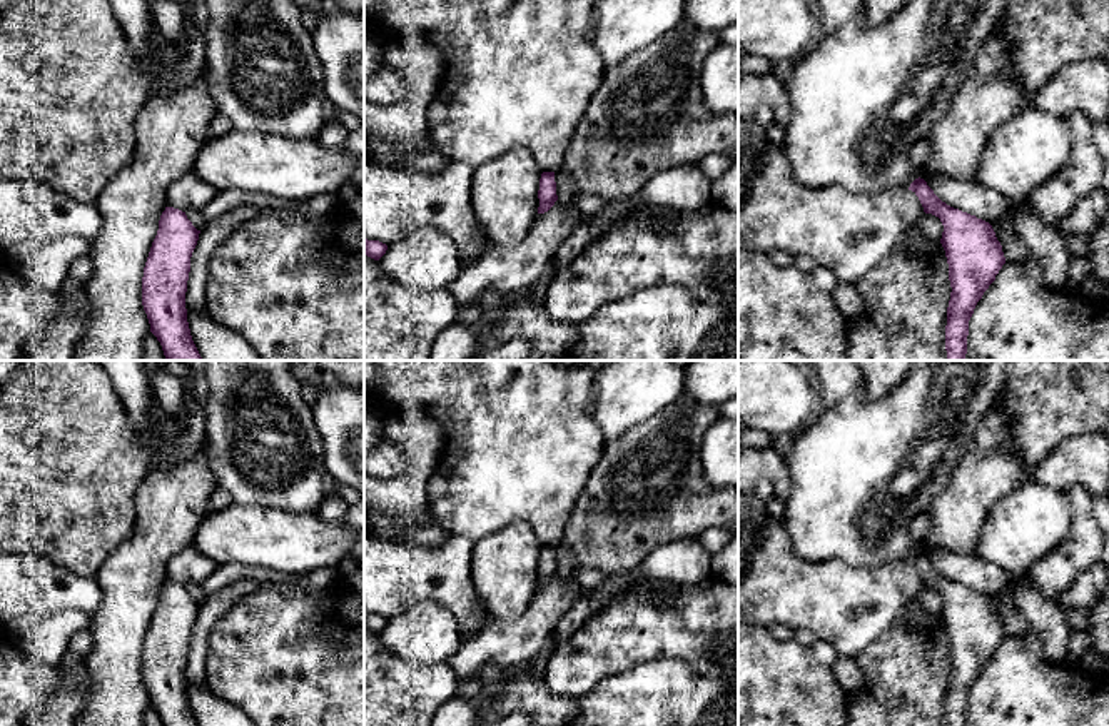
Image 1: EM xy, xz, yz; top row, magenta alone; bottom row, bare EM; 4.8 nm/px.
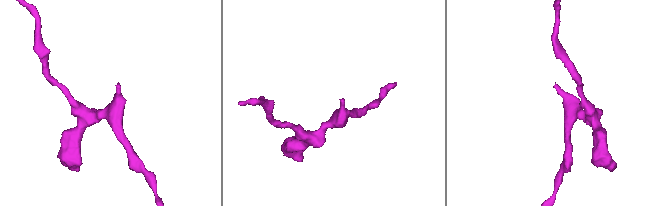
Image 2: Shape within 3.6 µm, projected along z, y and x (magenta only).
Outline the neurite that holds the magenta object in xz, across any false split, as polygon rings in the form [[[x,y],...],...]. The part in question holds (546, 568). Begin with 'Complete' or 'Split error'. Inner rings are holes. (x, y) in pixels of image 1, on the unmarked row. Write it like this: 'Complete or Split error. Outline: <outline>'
Split error. Outline: [[[374,360],[377,376],[367,401],[377,411],[419,412],[436,421],[444,432],[444,449],[428,479],[428,509],[449,536],[474,542],[514,522],[528,524],[543,544],[538,587],[554,576],[554,546],[561,541],[571,511],[593,467],[601,459],[603,441],[595,422],[593,389],[596,374],[615,360]]]

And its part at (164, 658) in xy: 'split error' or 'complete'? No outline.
complete

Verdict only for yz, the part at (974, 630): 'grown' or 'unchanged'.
grown

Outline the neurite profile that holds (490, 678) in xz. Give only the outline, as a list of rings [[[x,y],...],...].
[[[484,666],[479,669],[476,676],[476,683],[486,691],[486,693],[496,693],[508,678],[514,674],[516,668],[499,668],[499,666]]]

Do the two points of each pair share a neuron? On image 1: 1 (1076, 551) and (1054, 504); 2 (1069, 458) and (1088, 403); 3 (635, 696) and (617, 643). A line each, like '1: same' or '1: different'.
1: different
2: different
3: different

